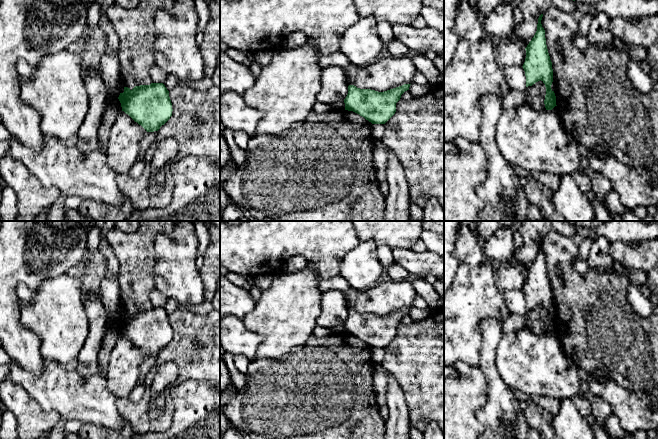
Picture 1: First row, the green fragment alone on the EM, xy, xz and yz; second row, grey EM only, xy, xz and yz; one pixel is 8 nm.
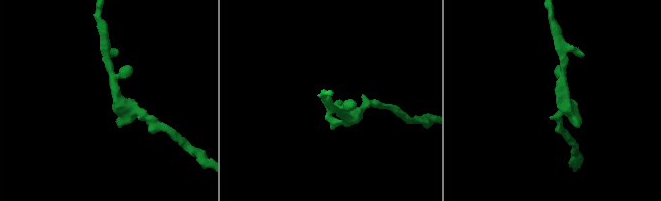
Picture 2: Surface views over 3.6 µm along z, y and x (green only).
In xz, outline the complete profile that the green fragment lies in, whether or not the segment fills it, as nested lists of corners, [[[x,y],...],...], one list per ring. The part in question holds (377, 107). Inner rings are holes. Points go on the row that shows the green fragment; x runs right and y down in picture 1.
[[[404,84],[384,92],[349,85],[344,99],[345,110],[359,114],[372,124],[385,124],[395,114],[396,103],[410,85]]]

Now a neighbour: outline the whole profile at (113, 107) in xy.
[[[118,98],[110,99],[106,104],[106,110],[103,114],[100,127],[98,129],[98,146],[99,149],[105,151],[111,127],[113,126],[119,112],[122,110],[121,103]]]

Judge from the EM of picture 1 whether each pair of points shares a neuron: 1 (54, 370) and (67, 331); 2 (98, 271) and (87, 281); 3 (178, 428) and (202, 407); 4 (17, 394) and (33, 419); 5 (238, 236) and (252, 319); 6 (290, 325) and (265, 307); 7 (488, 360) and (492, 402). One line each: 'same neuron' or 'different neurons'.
1: different neurons
2: same neuron
3: same neuron
4: same neuron
5: different neurons
6: same neuron
7: same neuron

